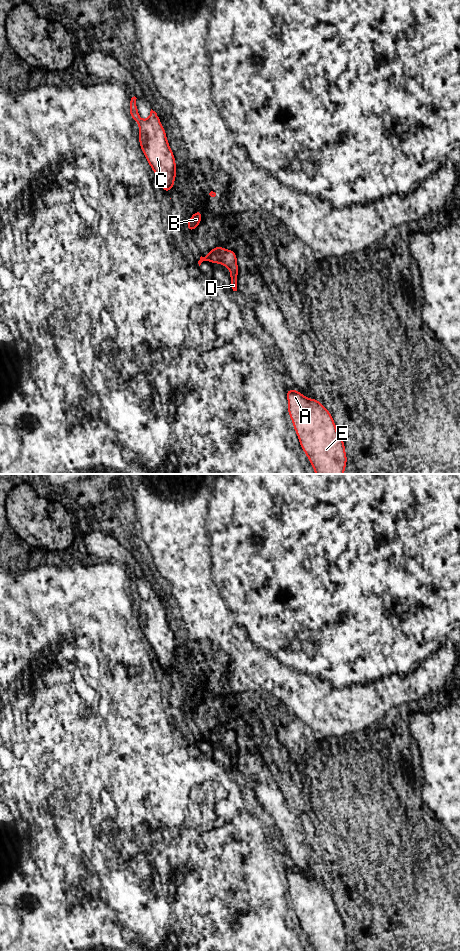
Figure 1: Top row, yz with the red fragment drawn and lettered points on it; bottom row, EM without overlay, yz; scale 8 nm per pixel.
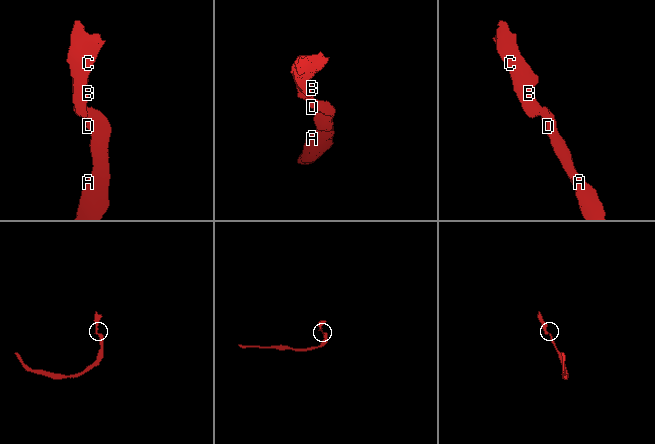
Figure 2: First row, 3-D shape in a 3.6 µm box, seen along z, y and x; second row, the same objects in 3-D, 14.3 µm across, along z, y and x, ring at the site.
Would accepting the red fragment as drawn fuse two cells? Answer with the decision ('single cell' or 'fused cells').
single cell

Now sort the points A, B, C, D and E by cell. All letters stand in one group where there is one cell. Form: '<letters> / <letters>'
A B C D E

